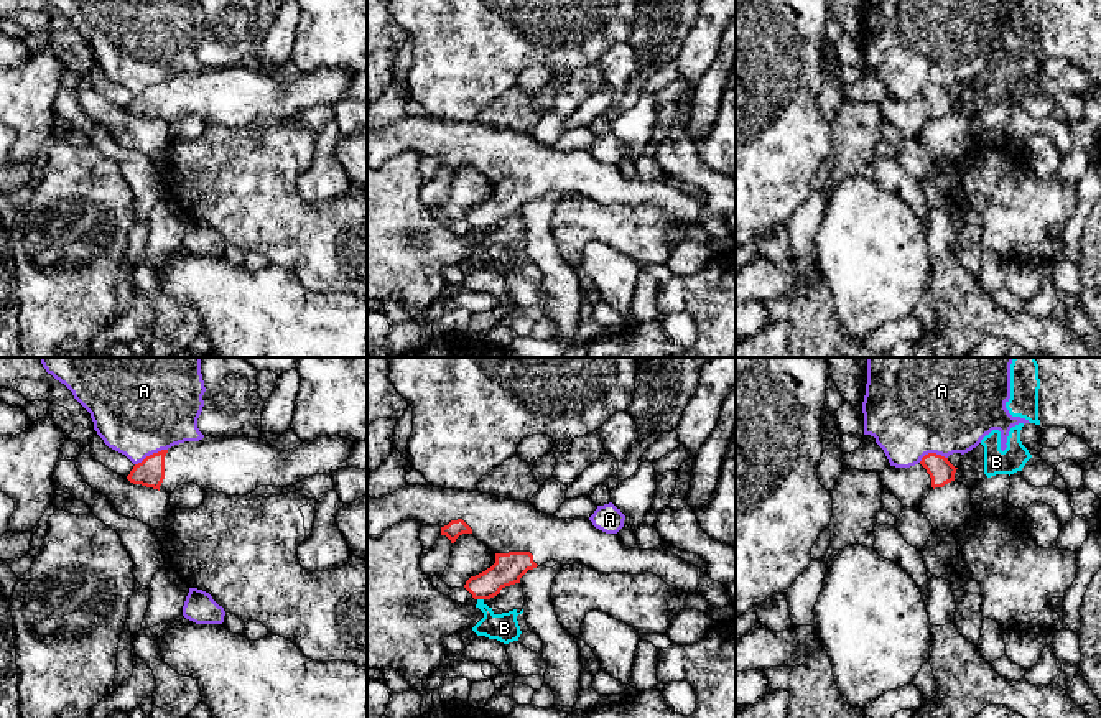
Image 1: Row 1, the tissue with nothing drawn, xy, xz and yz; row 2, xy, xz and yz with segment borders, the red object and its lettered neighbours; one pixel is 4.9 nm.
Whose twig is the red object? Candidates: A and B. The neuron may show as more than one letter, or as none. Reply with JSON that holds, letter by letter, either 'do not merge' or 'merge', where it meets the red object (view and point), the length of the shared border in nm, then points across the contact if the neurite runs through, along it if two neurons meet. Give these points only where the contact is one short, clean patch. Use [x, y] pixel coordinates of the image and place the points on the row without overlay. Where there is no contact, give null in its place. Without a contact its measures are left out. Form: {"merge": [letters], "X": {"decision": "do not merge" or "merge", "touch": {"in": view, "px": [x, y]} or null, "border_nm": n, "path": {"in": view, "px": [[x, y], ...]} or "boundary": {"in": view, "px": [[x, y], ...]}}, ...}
{"merge": [], "A": {"decision": "do not merge", "touch": {"in": "xy", "px": [150, 86]}, "border_nm": 180}, "B": {"decision": "do not merge", "touch": {"in": "xz", "px": [481, 229]}, "border_nm": 30}}

